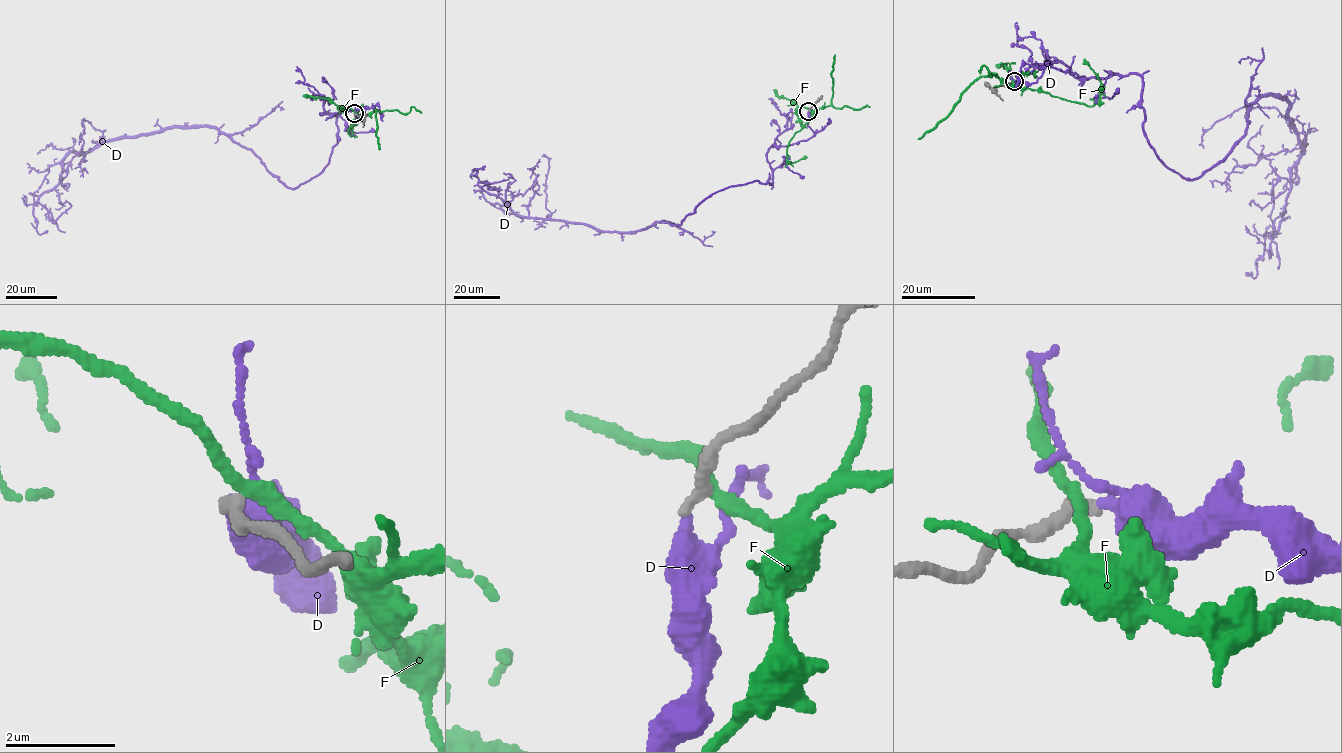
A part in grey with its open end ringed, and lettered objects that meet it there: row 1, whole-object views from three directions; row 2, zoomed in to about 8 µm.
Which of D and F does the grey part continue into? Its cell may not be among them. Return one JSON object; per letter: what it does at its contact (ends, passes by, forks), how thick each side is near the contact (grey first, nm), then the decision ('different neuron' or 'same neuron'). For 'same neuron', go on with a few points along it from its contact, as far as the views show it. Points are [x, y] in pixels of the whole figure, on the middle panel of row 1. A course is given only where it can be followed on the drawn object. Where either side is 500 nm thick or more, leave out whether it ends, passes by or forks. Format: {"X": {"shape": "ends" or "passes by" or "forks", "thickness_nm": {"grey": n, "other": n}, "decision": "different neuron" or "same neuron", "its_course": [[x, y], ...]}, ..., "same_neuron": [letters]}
{"D": {"shape": "passes by", "thickness_nm": {"grey": 240, "other": 360}, "decision": "same neuron", "its_course": [[808, 111], [812, 136], [767, 153], [771, 184], [720, 190], [675, 225], [521, 217], [480, 187], [503, 173]]}, "F": {"shape": "passes by", "thickness_nm": {"grey": 280, "other": 220}, "decision": "different neuron"}, "same_neuron": ["D"]}

